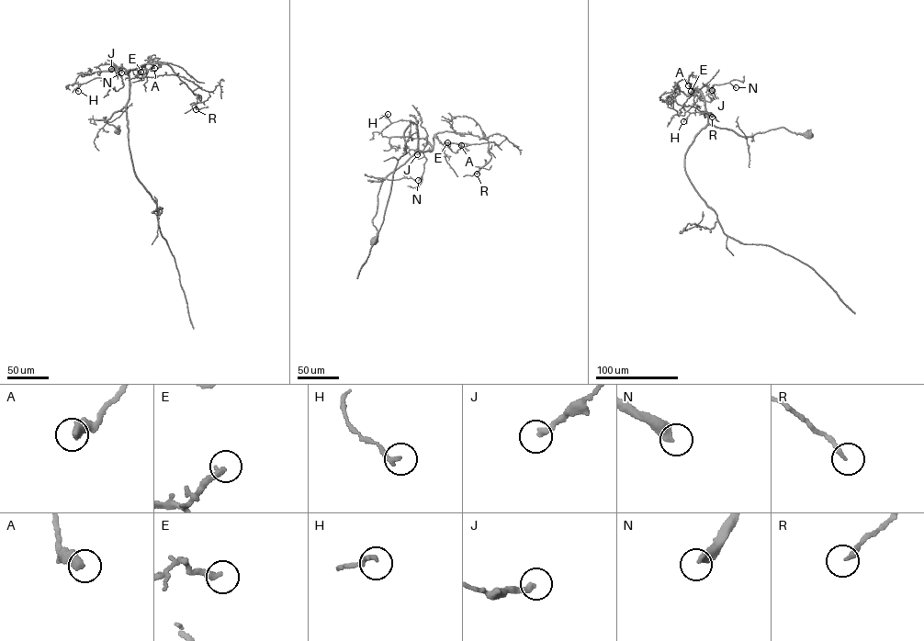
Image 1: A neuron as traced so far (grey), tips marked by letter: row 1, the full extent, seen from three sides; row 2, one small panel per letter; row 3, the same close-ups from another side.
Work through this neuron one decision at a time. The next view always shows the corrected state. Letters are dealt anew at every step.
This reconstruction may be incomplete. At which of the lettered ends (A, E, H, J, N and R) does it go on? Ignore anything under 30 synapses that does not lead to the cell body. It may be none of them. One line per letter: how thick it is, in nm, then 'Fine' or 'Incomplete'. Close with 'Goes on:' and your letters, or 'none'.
A: Thickness 420 nm. Fine
E: Thickness 280 nm. Fine
H: Thickness 190 nm. Fine
J: Thickness 280 nm. Fine
N: Thickness 400 nm. Incomplete
R: Thickness 180 nm. Fine
Goes on: N

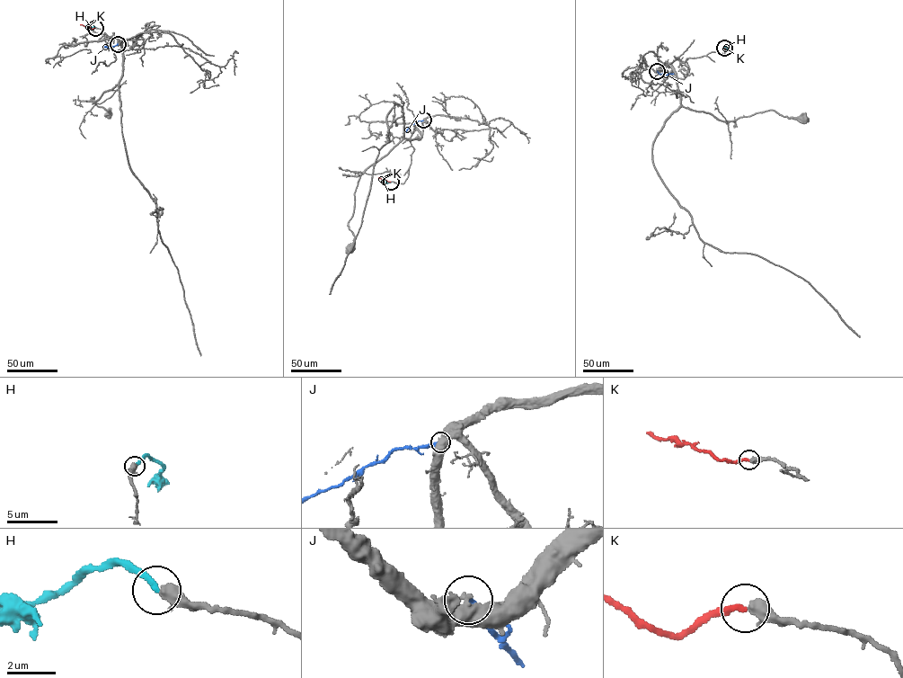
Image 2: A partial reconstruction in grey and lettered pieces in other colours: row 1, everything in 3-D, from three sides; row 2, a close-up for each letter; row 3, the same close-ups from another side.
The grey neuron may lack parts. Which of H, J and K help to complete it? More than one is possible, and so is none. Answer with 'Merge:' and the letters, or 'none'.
Merge: K

